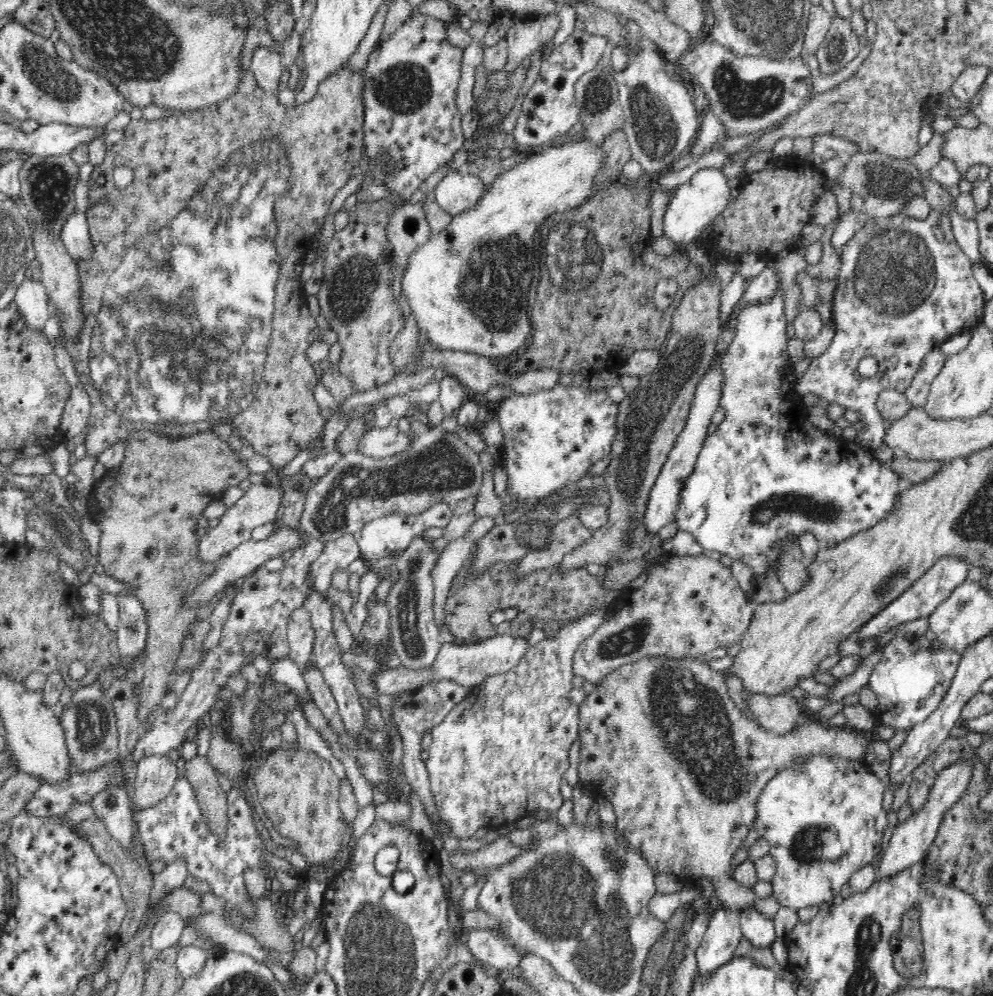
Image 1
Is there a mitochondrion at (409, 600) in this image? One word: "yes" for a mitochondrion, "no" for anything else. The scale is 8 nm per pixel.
yes

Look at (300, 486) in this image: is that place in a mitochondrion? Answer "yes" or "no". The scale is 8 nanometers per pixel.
yes

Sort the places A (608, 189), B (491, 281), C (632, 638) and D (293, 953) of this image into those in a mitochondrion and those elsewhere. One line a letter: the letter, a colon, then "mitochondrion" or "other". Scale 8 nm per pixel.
A: other
B: mitochondrion
C: mitochondrion
D: other

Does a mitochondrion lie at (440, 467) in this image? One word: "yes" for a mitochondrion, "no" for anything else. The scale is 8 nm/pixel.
yes

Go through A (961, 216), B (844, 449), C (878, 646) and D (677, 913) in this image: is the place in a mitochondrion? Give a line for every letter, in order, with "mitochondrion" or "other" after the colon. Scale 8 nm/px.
A: other
B: other
C: other
D: other

